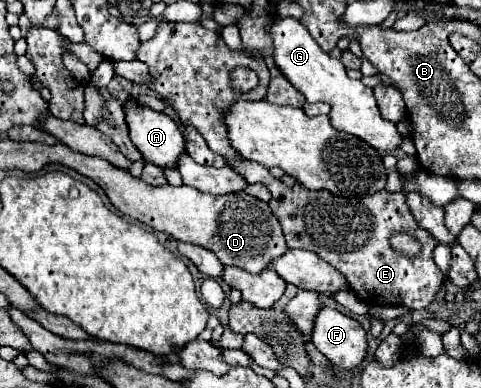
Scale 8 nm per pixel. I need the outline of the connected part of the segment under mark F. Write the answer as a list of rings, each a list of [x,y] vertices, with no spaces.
[[[330,307],[320,309],[312,331],[312,343],[334,367],[344,371],[360,367],[368,353],[366,331],[362,325]]]

